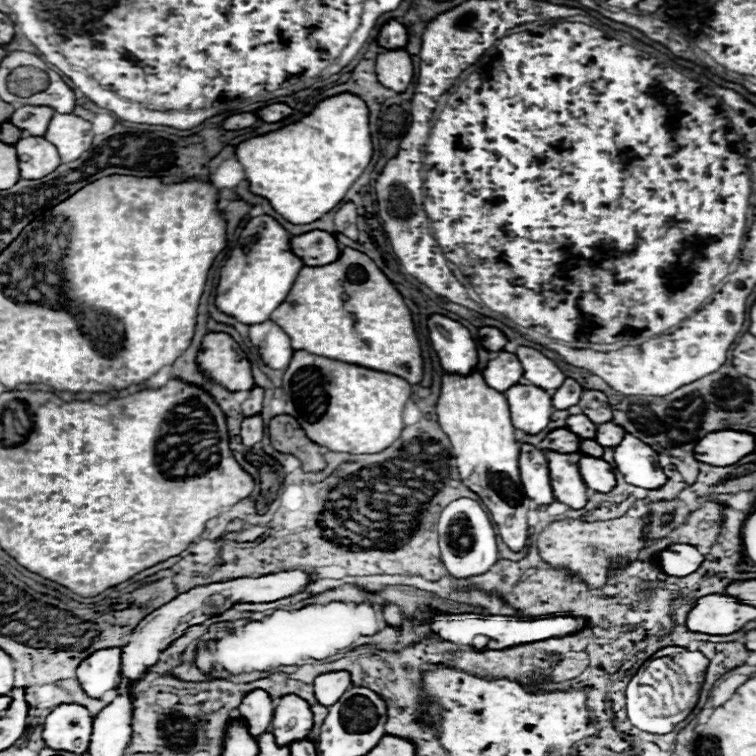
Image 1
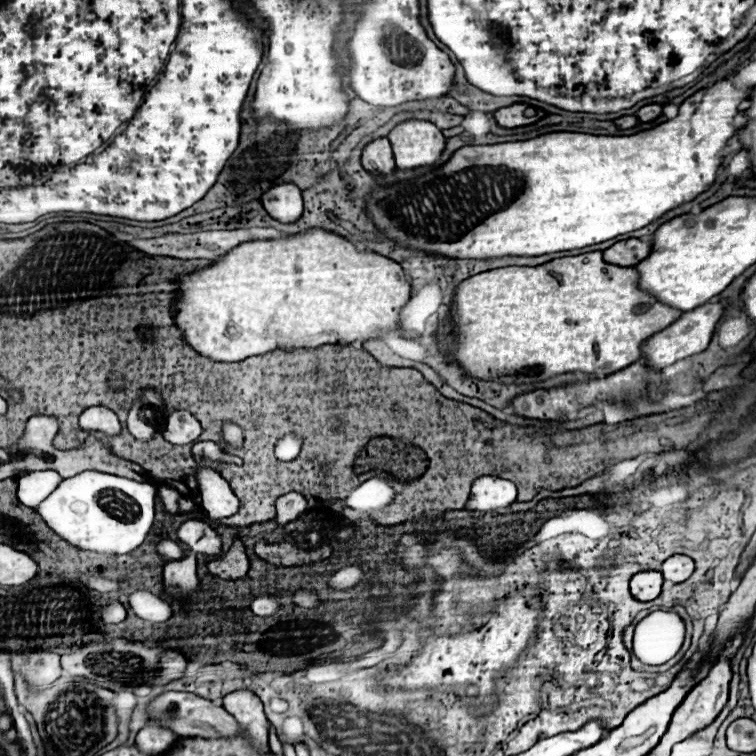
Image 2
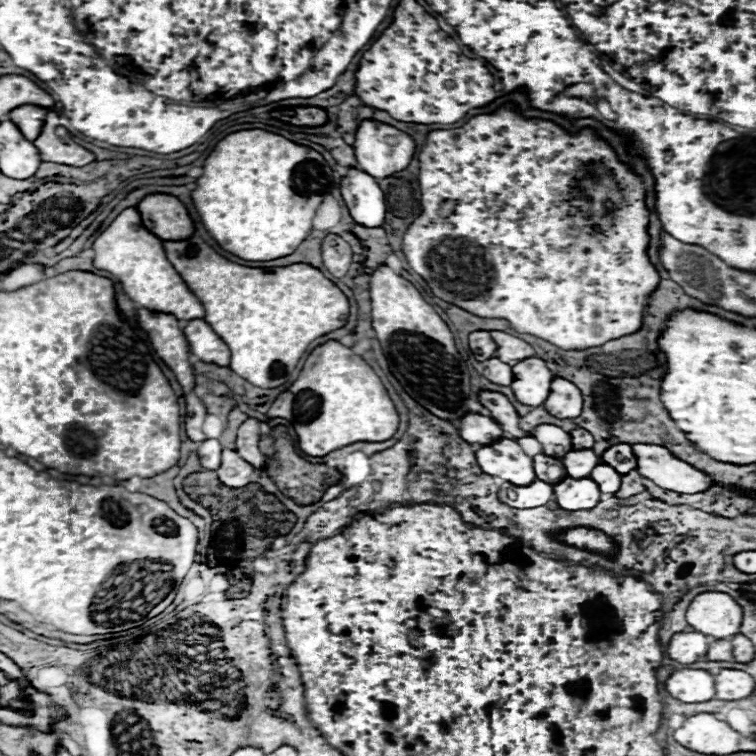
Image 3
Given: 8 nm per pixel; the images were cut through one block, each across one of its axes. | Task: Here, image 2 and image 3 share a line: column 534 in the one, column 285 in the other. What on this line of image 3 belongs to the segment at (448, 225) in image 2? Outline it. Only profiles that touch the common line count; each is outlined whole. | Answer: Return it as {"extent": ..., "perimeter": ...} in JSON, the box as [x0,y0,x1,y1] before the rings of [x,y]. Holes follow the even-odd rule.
{"extent":[192,130,334,262],"perimeter":[[[240,130],[240,132],[234,132],[234,134],[228,134],[224,140],[220,140],[216,144],[216,148],[212,150],[212,154],[206,158],[206,164],[204,164],[204,174],[196,180],[198,188],[192,192],[192,202],[202,218],[202,224],[206,226],[206,230],[210,232],[210,236],[228,252],[244,258],[244,260],[254,260],[254,262],[266,262],[266,260],[276,260],[276,258],[282,258],[282,256],[288,256],[292,254],[298,244],[302,240],[306,240],[306,236],[312,232],[312,220],[316,216],[316,210],[318,206],[322,204],[324,196],[332,190],[334,182],[332,182],[332,170],[330,166],[326,164],[326,160],[322,158],[322,154],[318,154],[316,150],[308,148],[308,146],[300,146],[280,134],[272,134],[272,132],[266,132],[266,130]]]}

